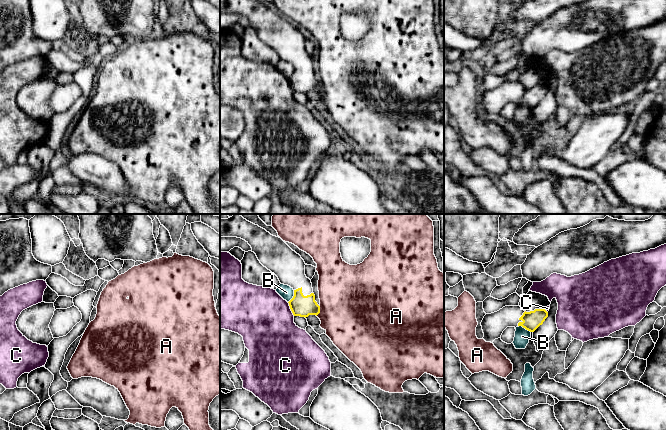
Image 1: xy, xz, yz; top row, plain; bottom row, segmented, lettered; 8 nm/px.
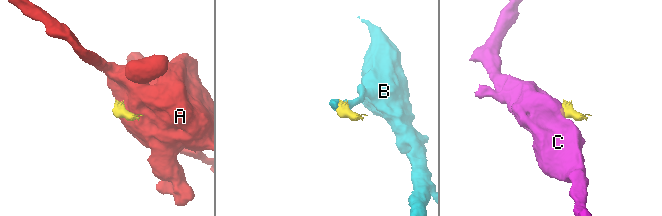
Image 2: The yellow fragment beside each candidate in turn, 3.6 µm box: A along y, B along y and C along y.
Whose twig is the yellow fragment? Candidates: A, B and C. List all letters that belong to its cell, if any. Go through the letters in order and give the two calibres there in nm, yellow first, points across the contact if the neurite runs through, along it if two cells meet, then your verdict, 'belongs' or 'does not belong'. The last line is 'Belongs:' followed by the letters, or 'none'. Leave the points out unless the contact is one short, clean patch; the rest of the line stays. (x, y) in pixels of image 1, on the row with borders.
A: 170/500 nm | along xz (319, 305), (319, 312), (316, 315) | does not belong
B: 170/110 nm | along xz (294, 290), (294, 295), (288, 302) | does not belong
C: 170/460 nm | along xz (287, 302), (294, 315) | does not belong
Belongs: none

